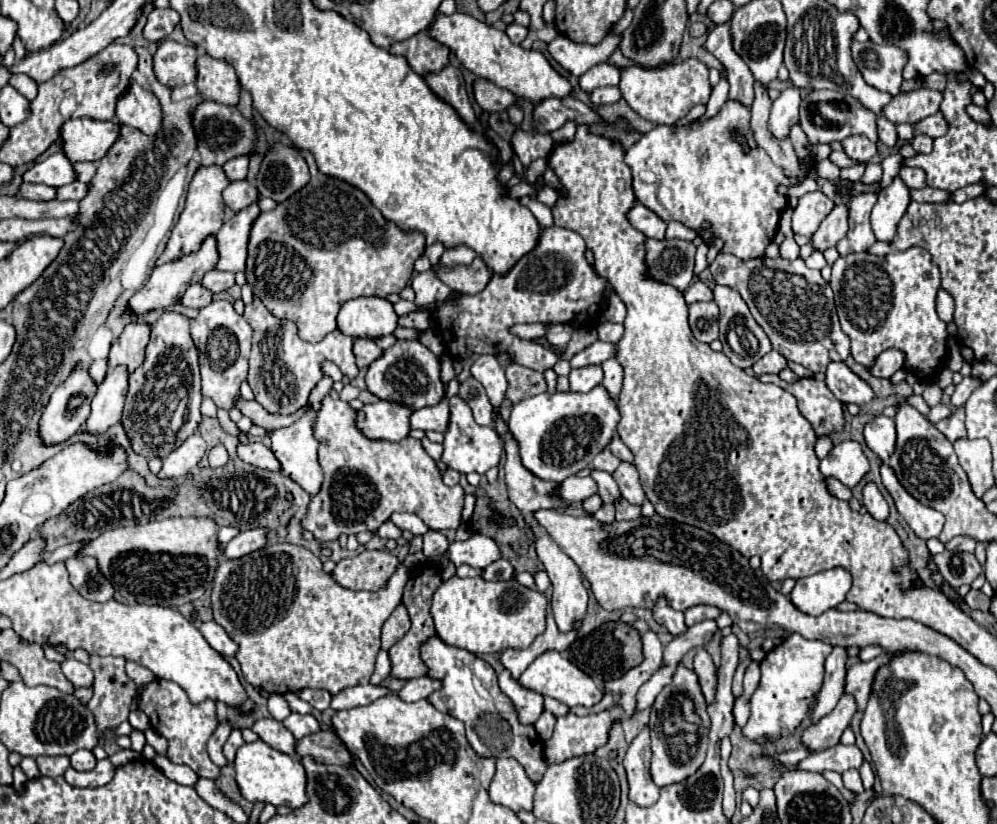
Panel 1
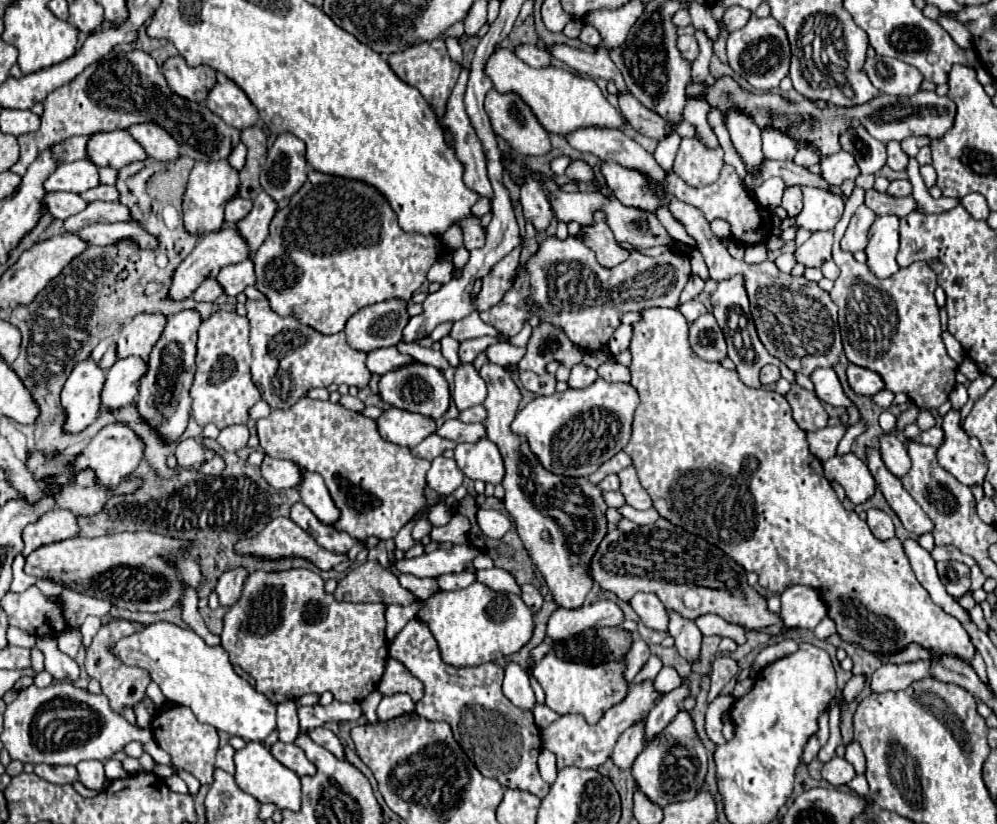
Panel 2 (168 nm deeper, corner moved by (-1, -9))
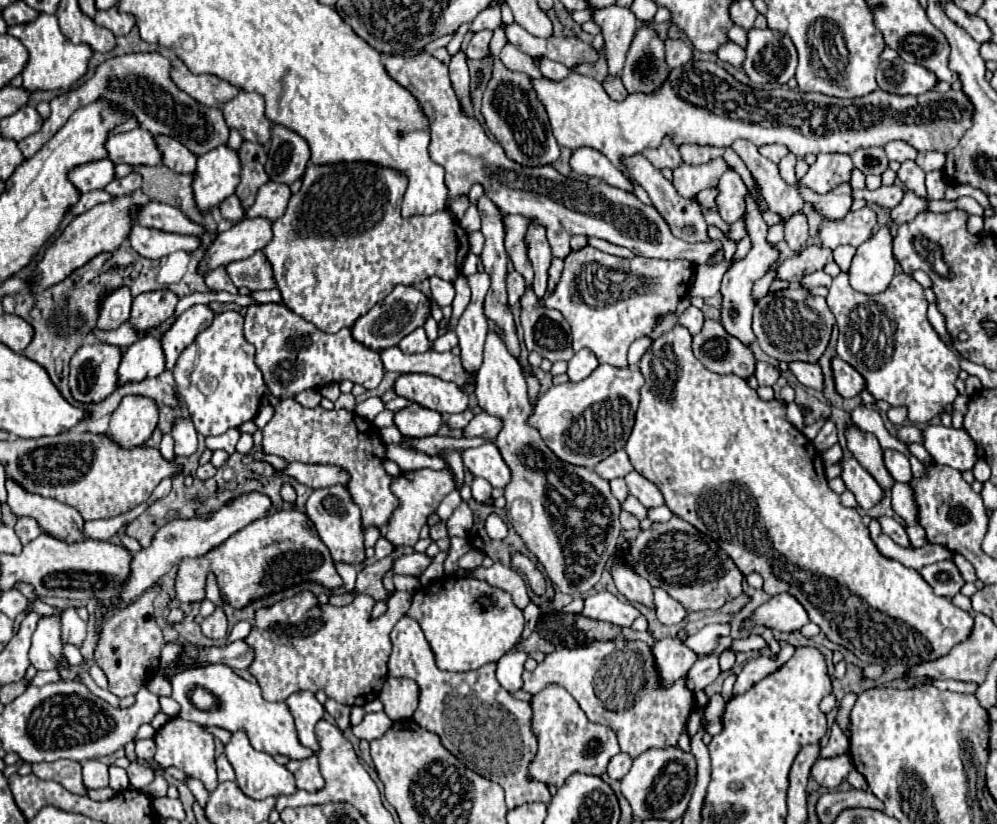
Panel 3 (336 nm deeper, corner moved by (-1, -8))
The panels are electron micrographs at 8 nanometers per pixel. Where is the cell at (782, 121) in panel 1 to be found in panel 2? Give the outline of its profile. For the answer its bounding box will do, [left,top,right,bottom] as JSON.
[763,131,797,159]

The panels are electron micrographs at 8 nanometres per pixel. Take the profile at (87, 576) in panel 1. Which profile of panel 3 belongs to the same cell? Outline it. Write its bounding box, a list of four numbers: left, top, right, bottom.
[61,608,85,646]

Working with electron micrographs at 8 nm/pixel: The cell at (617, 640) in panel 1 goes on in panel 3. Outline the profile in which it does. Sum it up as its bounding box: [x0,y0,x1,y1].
[575,616,621,640]

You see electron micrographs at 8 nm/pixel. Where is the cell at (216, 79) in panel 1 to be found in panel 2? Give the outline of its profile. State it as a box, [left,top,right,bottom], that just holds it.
[207,77,259,131]

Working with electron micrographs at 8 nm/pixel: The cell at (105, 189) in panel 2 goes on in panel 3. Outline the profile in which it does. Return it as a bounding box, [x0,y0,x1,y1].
[103,172,141,198]

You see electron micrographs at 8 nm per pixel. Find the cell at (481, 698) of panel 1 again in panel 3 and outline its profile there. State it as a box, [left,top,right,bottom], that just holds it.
[389,616,549,808]

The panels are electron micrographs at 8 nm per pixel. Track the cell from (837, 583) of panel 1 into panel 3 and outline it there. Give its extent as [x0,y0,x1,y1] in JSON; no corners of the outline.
[745,594,809,632]

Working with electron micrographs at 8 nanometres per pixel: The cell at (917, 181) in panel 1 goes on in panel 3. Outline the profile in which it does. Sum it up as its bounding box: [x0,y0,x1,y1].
[852,184,903,208]

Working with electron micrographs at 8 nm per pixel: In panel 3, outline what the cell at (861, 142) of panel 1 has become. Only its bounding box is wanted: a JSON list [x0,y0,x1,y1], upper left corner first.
[801,154,853,194]

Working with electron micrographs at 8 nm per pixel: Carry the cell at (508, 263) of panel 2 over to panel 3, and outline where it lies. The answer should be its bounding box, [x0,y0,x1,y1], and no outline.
[507,270,525,306]

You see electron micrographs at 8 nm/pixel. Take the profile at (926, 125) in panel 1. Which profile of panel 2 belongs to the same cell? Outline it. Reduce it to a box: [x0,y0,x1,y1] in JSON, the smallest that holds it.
[901,137,929,157]

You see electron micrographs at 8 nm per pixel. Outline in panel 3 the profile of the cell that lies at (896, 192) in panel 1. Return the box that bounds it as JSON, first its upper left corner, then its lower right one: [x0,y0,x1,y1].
[849,226,895,294]

